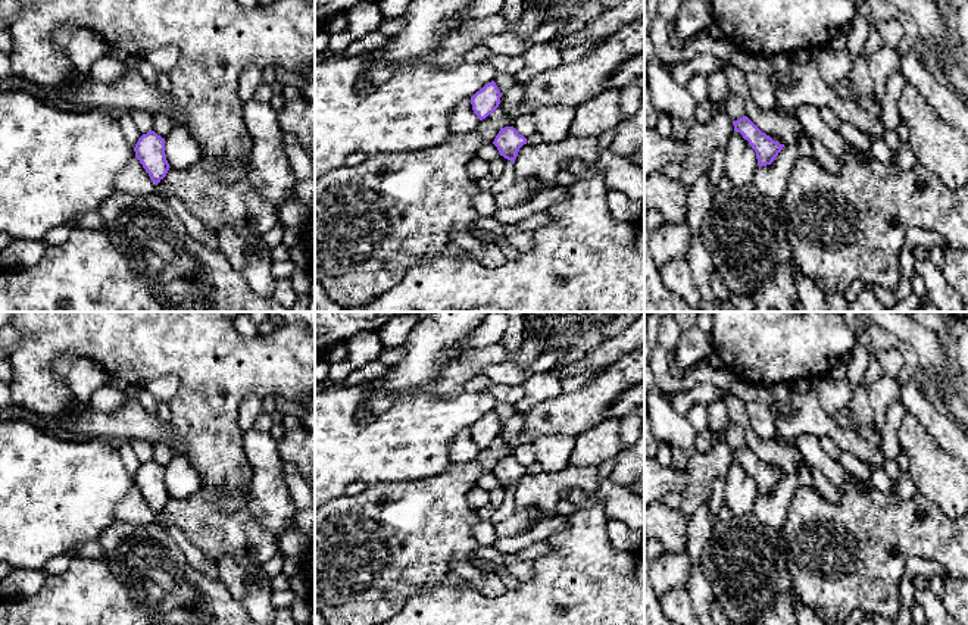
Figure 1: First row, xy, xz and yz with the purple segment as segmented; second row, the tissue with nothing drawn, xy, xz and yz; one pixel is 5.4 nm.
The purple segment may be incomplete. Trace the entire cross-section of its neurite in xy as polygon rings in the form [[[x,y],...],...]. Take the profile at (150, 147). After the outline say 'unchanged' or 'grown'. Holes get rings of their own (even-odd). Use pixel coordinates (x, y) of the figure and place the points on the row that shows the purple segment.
[[[149,131],[138,138],[134,151],[150,179],[157,185],[171,168],[165,154],[165,138],[154,131]]] | unchanged

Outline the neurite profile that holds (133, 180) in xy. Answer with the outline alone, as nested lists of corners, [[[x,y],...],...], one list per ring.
[[[134,156],[131,162],[115,176],[115,191],[131,196],[147,196],[156,191],[156,184]]]

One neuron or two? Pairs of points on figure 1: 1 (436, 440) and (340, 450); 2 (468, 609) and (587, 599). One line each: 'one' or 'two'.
1: one
2: one

